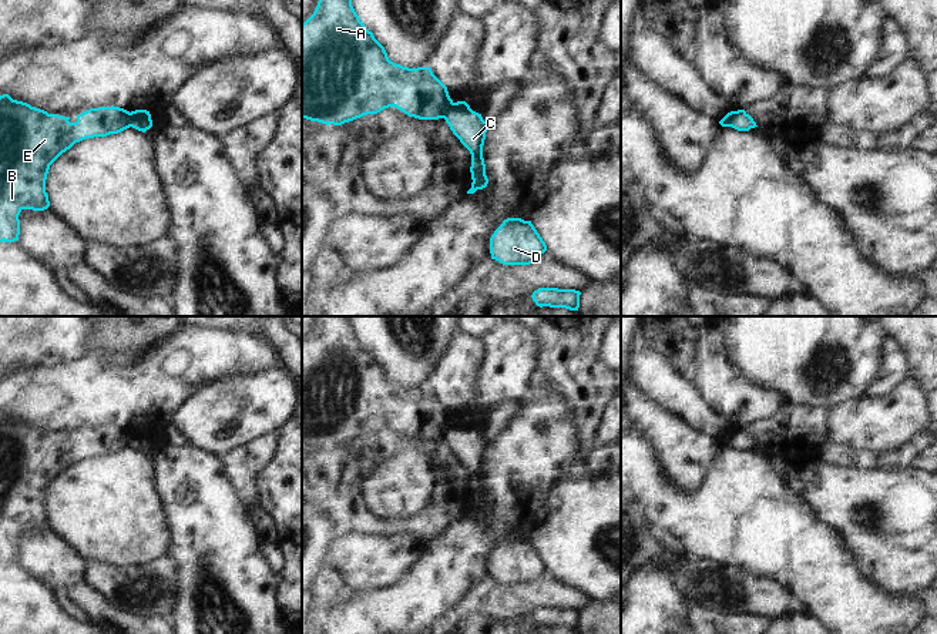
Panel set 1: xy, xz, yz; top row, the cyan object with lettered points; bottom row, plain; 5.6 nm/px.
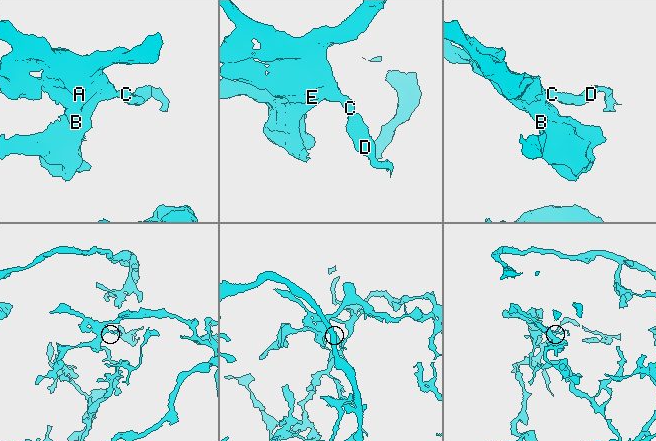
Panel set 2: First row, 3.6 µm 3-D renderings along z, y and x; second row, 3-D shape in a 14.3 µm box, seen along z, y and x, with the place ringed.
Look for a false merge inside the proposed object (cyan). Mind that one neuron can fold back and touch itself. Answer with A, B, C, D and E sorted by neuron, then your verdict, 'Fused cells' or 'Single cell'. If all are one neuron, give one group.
Groups: A B E / C D. Fused cells

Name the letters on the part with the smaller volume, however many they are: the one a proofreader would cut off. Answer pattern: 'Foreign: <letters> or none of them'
Foreign: C, D

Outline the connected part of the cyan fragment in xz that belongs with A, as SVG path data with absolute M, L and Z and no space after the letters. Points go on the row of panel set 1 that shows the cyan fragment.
M319 0L313 14L302 24L302 118L342 125L367 114L396 107L419 120L446 118L453 100L447 87L430 67L409 68L389 60L384 47L356 14L352 0Z

